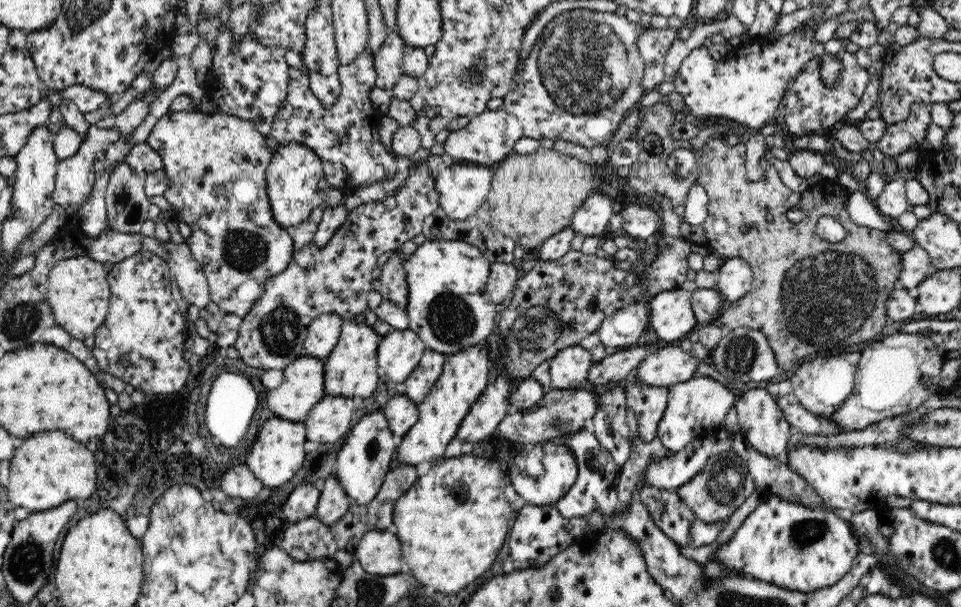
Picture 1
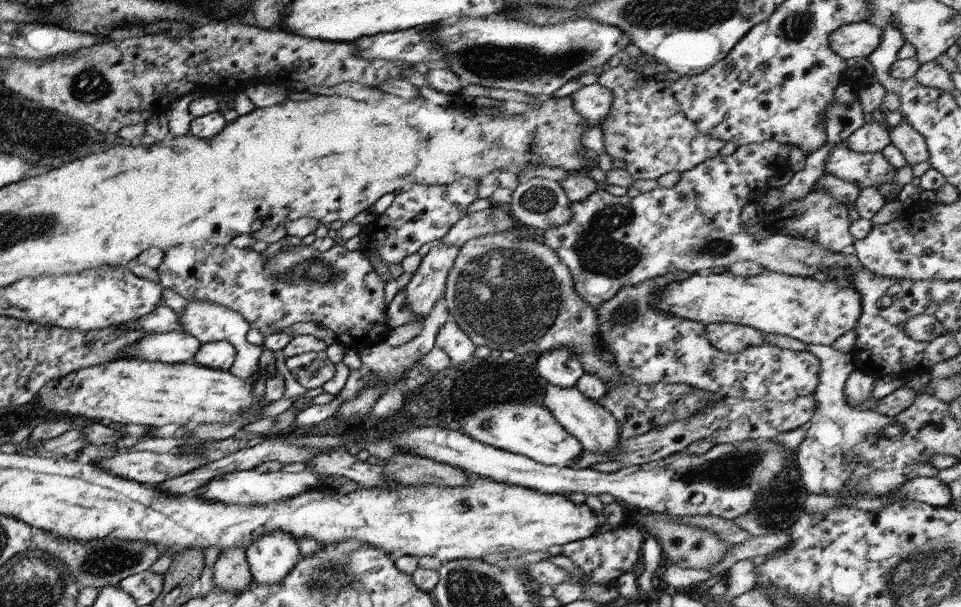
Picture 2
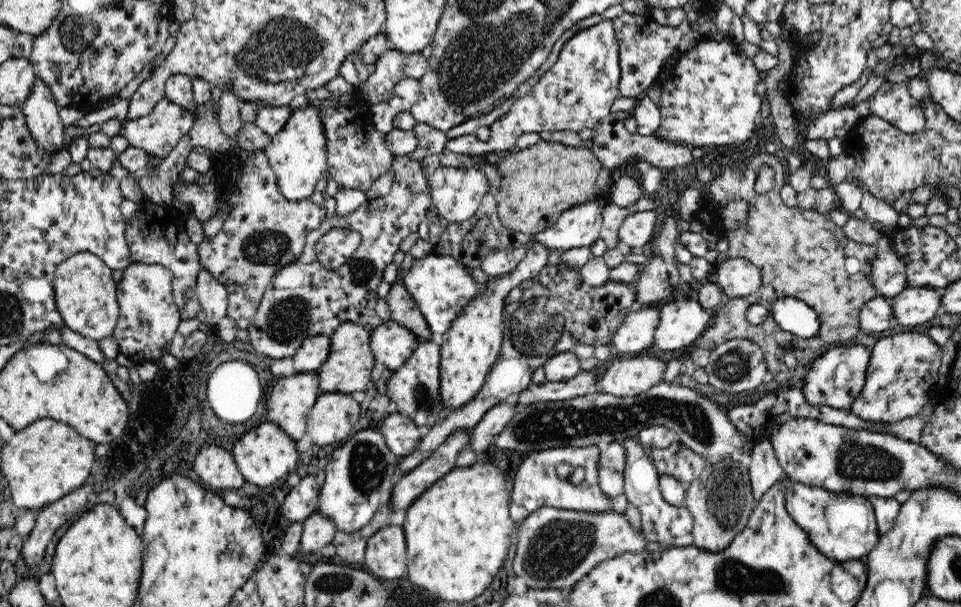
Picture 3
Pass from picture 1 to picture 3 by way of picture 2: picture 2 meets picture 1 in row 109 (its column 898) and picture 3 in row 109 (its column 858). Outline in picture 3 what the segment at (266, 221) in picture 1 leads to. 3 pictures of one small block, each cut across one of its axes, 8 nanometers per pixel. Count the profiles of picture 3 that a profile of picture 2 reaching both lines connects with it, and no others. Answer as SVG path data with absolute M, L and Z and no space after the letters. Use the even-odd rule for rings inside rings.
M164 98L156 103L148 116L143 116L123 123L120 135L126 138L128 144L134 148L142 148L149 152L154 159L167 157L179 140L188 134L193 126L193 114L187 108L176 104L173 100Z

